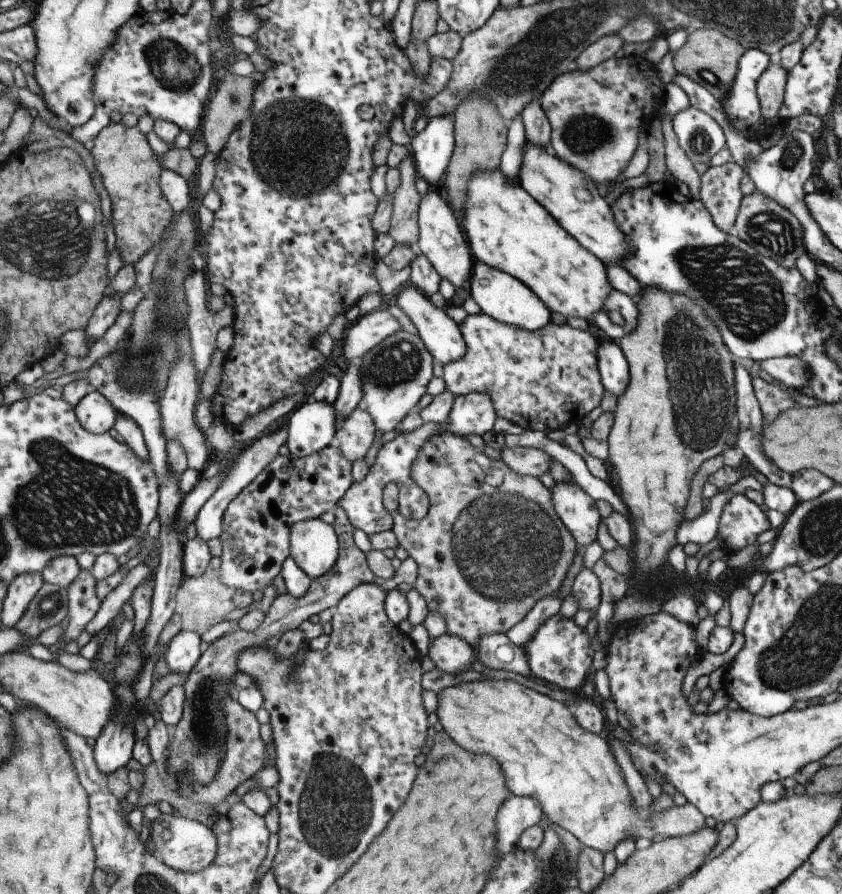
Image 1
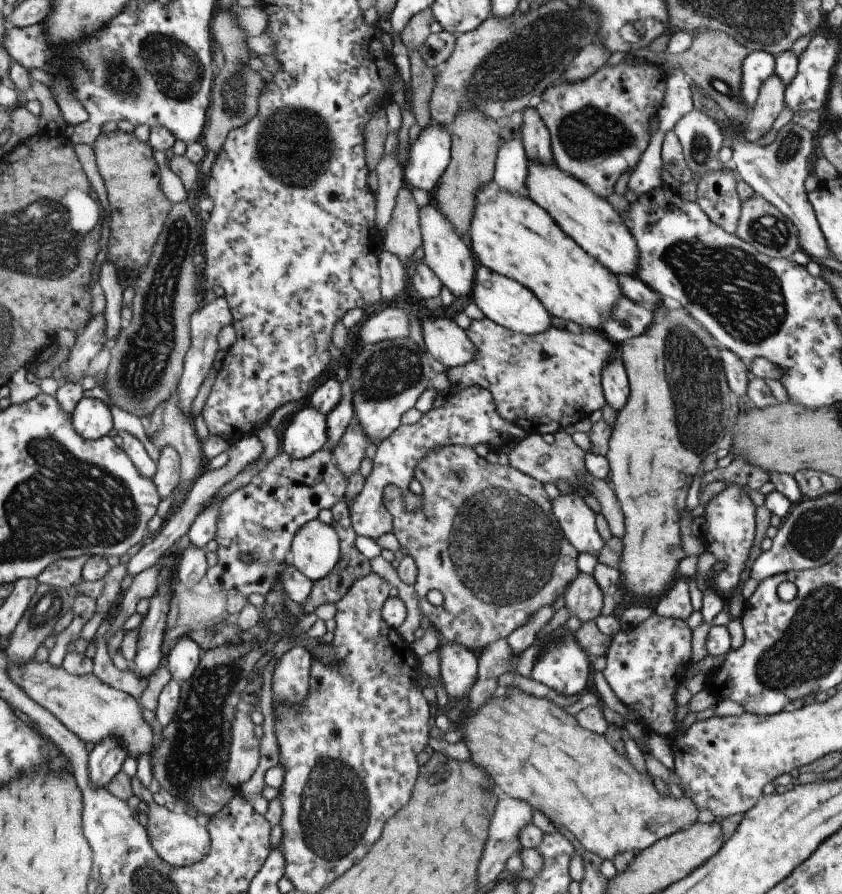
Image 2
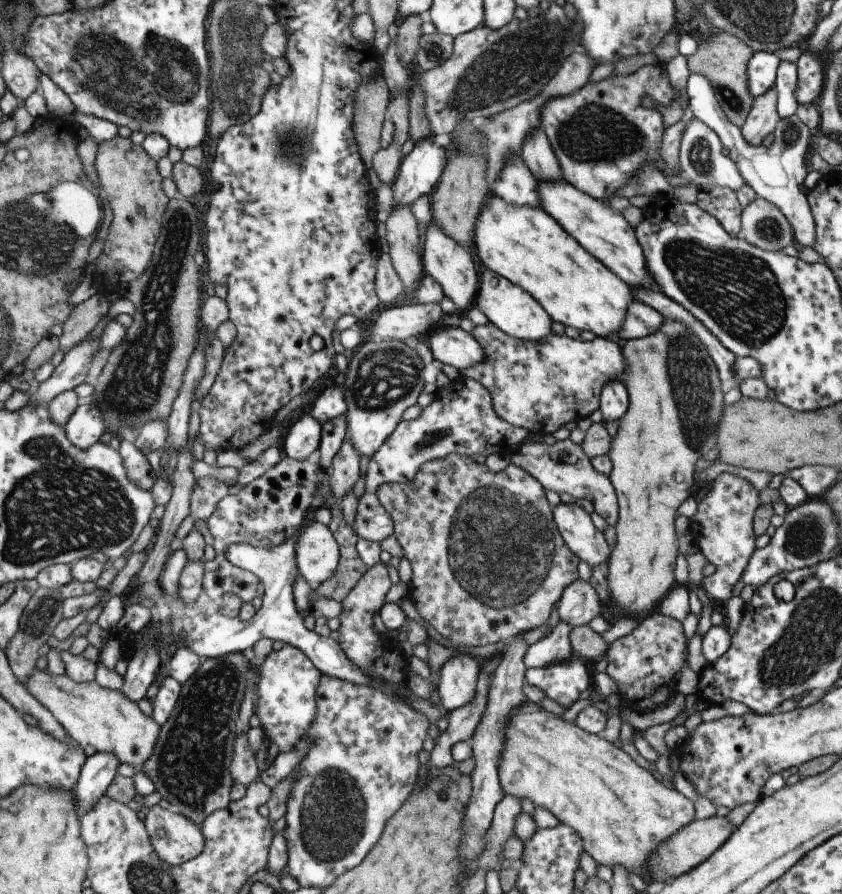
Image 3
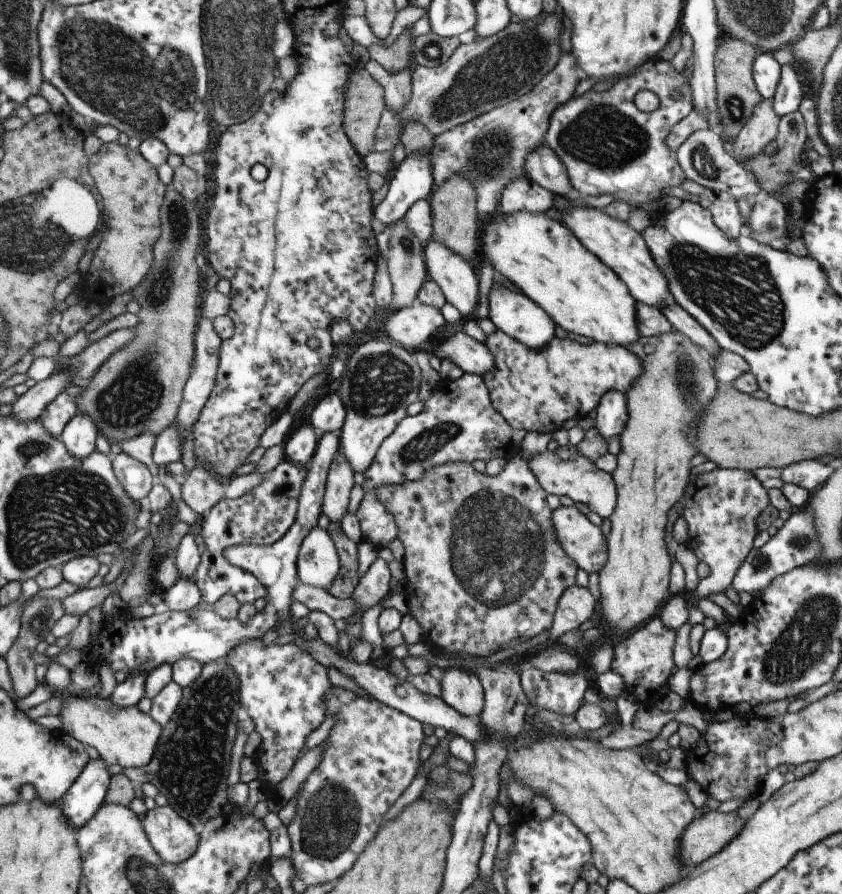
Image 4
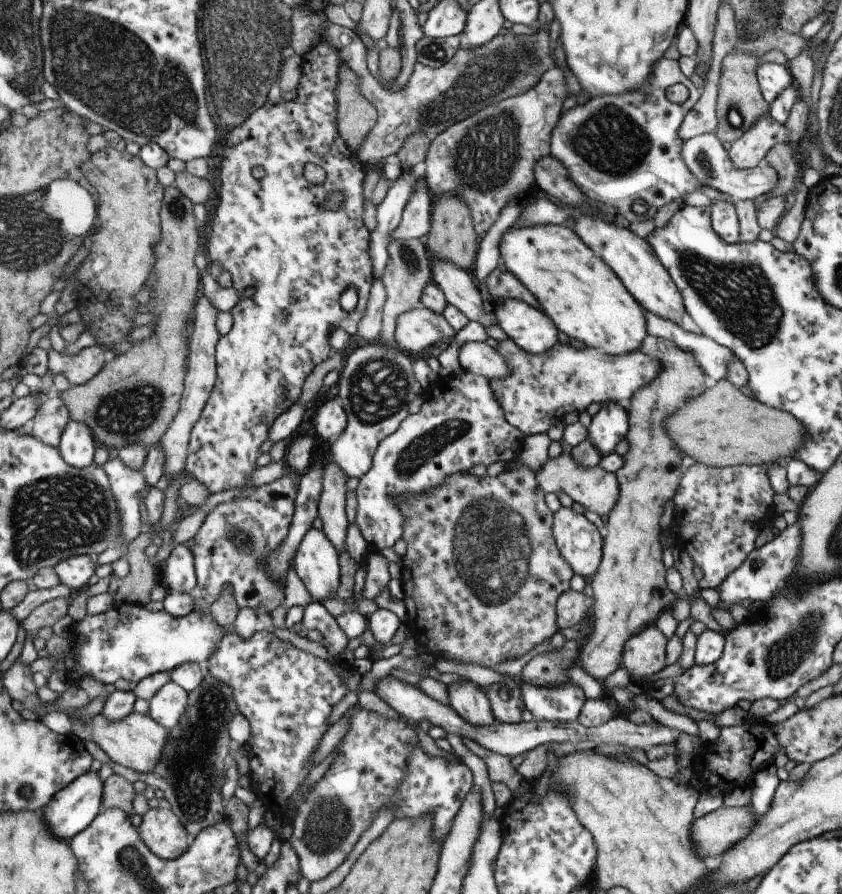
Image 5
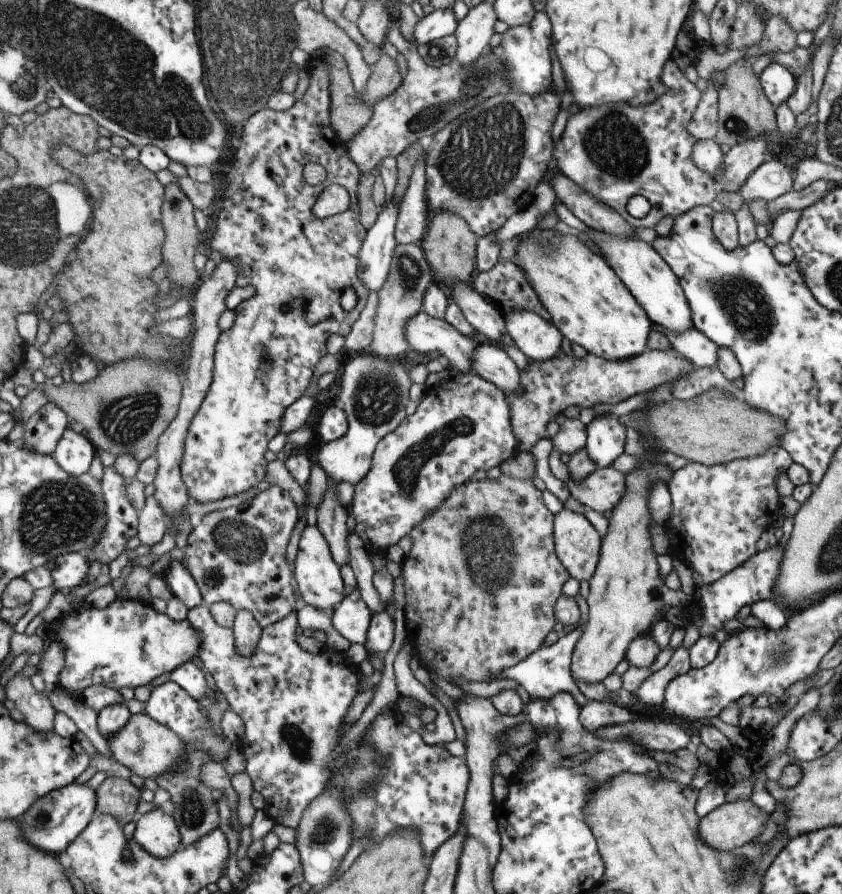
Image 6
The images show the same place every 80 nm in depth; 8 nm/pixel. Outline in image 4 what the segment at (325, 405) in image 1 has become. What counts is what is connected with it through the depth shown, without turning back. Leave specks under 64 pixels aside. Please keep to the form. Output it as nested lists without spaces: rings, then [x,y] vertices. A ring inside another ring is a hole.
[[[311,424],[297,427],[282,444],[285,458],[295,464],[307,464],[307,460],[312,458],[318,437]]]

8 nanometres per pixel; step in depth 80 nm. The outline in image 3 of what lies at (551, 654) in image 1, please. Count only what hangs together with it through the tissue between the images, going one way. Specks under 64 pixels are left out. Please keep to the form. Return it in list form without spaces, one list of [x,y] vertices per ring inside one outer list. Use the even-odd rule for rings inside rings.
[[[577,655],[539,668],[525,669],[524,682],[543,690],[551,698],[566,708],[589,686],[592,673],[588,663]]]

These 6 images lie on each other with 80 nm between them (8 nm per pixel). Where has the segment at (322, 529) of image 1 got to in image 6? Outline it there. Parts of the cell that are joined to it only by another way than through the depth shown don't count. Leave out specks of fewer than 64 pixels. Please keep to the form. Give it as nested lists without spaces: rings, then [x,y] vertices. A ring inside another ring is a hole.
[[[305,524],[299,536],[298,549],[293,564],[294,585],[303,601],[330,616],[332,610],[344,597],[343,581],[340,575],[340,567],[331,556],[328,544],[316,526]]]

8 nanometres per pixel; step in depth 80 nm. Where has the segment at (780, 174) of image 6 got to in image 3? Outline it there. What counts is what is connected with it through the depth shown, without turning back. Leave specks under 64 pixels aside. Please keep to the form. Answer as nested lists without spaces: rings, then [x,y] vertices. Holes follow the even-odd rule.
[[[693,116],[683,127],[679,147],[677,147],[677,157],[682,176],[695,185],[714,184],[730,188],[735,192],[744,182],[738,170],[728,156],[721,154],[722,148],[719,137],[703,122]]]

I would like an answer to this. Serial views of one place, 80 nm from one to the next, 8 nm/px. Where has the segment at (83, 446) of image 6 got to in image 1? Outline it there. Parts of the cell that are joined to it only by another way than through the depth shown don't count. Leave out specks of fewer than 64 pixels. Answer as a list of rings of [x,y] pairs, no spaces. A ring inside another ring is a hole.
[[[99,391],[84,394],[74,406],[74,413],[86,431],[93,434],[107,433],[114,426],[117,411]]]

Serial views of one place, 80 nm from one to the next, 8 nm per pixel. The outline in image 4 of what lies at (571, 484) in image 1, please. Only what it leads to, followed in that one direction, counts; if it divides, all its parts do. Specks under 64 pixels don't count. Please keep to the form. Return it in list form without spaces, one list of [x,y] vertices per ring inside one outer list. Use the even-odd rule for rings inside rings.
[[[559,505],[552,510],[552,523],[558,543],[562,546],[565,554],[575,561],[577,568],[581,568],[588,574],[601,570],[606,561],[606,539],[599,527],[592,523],[591,516],[581,514],[574,506]]]

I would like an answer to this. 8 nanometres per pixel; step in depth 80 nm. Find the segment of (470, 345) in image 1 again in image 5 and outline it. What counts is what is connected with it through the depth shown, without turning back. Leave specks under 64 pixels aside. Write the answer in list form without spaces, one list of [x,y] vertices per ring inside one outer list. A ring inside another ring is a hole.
[[[511,339],[498,341],[494,348],[505,361],[508,373],[501,378],[489,379],[494,398],[502,408],[505,420],[516,428],[523,438],[535,433],[545,433],[564,415],[580,414],[593,402],[621,402],[646,382],[651,382],[660,373],[660,362],[641,351],[610,355],[593,347],[581,350],[557,341],[542,353],[521,350]]]

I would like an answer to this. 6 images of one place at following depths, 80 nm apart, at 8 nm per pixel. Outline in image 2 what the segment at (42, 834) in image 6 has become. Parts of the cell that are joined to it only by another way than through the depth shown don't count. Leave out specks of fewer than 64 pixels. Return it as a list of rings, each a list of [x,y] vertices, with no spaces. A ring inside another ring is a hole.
[[[113,737],[96,742],[89,753],[88,777],[94,787],[105,787],[128,757],[126,748]]]

